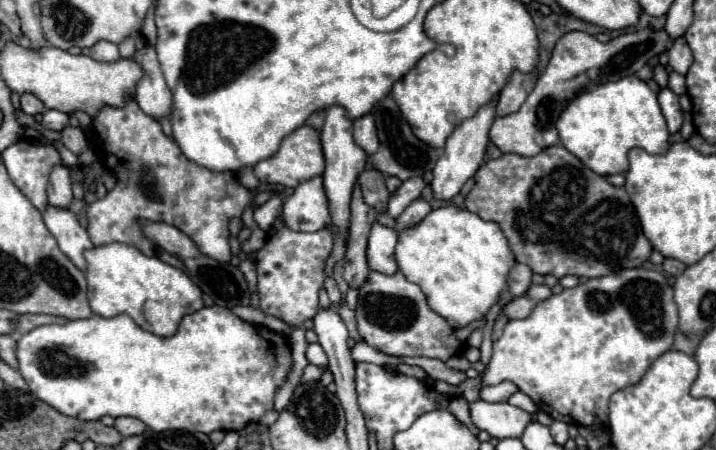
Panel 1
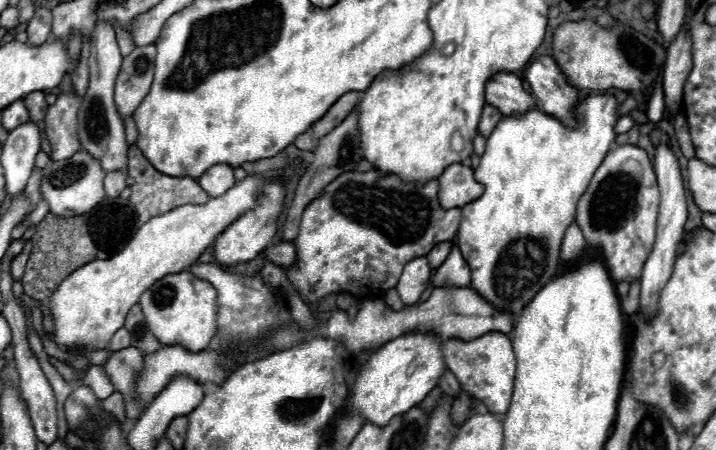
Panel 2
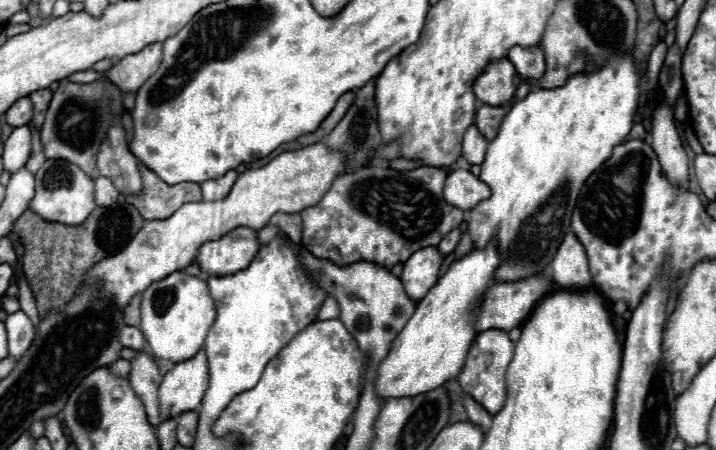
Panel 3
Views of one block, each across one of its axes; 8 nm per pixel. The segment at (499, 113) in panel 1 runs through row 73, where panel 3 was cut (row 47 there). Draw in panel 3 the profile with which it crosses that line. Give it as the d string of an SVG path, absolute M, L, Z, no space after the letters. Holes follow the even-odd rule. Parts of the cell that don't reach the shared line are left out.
M514 46L508 52L508 60L514 64L518 74L526 80L540 80L546 72L546 62L544 54L540 48L520 48Z

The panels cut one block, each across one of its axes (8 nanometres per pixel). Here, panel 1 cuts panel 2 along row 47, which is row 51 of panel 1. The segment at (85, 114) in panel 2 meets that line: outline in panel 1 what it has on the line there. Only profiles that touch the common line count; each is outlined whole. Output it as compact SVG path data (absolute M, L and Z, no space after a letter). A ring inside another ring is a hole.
M100 40L96 42L92 48L90 48L90 56L98 62L116 62L120 58L118 54L118 46L112 44L112 42L106 42L106 40Z

